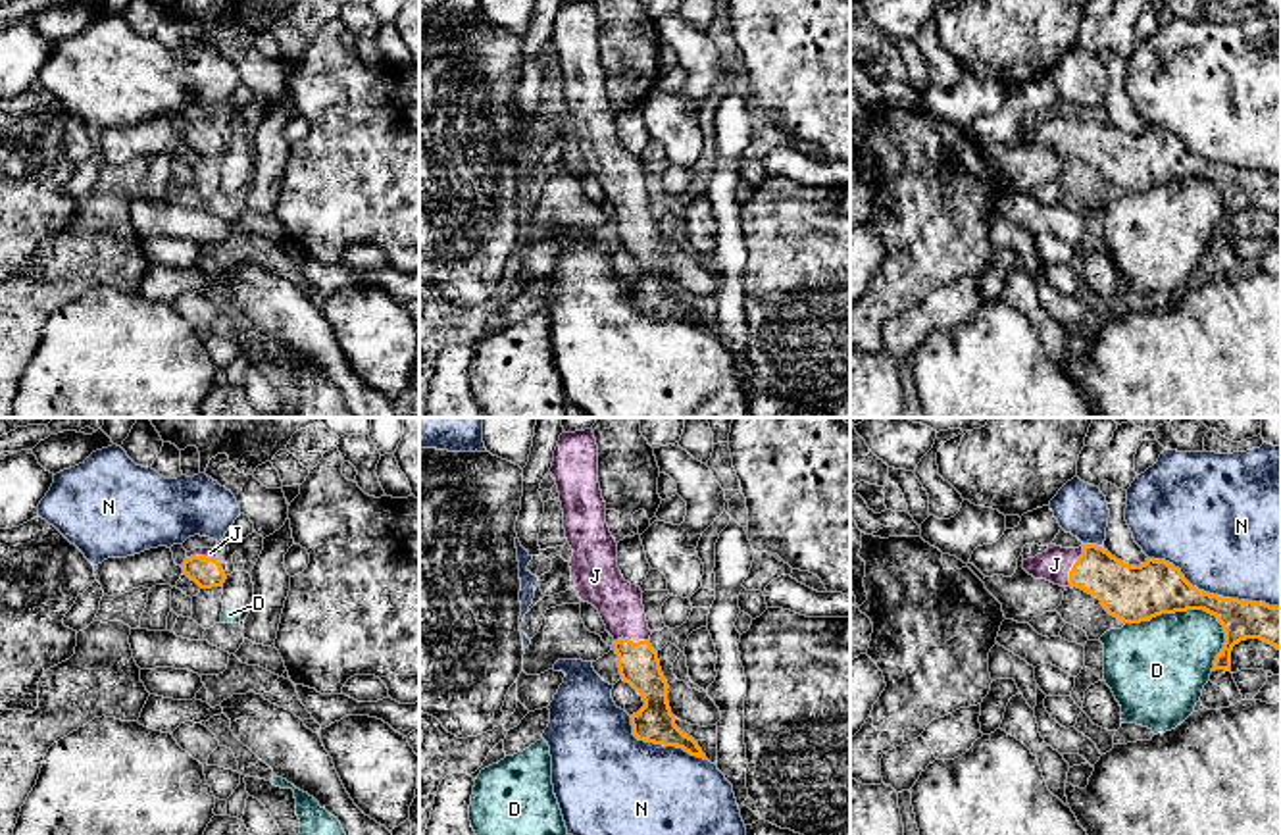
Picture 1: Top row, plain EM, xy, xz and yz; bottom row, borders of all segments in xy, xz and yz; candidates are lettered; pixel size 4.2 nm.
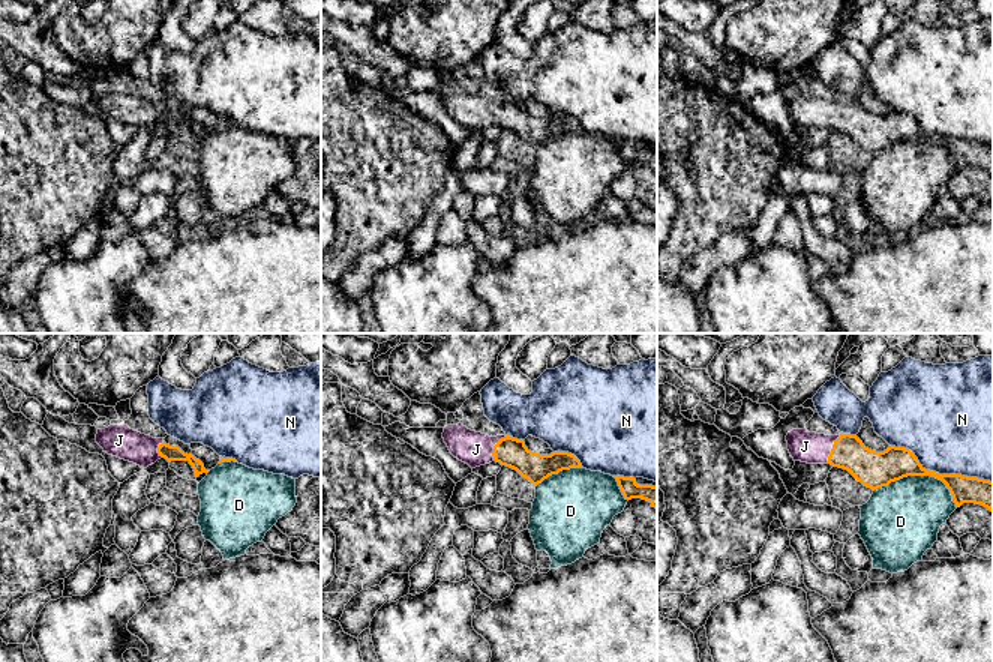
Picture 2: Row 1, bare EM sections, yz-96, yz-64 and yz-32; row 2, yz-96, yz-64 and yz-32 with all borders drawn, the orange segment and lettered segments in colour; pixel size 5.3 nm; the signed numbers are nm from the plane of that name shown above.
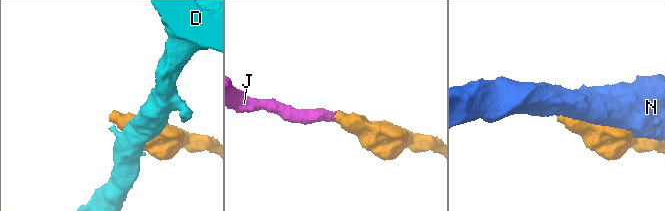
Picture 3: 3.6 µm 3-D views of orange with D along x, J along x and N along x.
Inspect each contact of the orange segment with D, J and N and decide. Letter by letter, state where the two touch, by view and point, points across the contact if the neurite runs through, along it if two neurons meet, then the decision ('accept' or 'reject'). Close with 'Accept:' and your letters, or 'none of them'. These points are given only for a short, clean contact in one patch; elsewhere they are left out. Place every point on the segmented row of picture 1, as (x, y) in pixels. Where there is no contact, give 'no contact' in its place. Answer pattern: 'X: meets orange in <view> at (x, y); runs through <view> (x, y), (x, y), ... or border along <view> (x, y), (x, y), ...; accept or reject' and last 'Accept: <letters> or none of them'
D: meets orange in yz at (1183, 610); reject
J: meets orange in yz at (1074, 566); runs through yz (1126, 591), (1091, 568), (1074, 566), (1054, 564); accept
N: meets orange in yz at (1214, 595); reject
Accept: J

